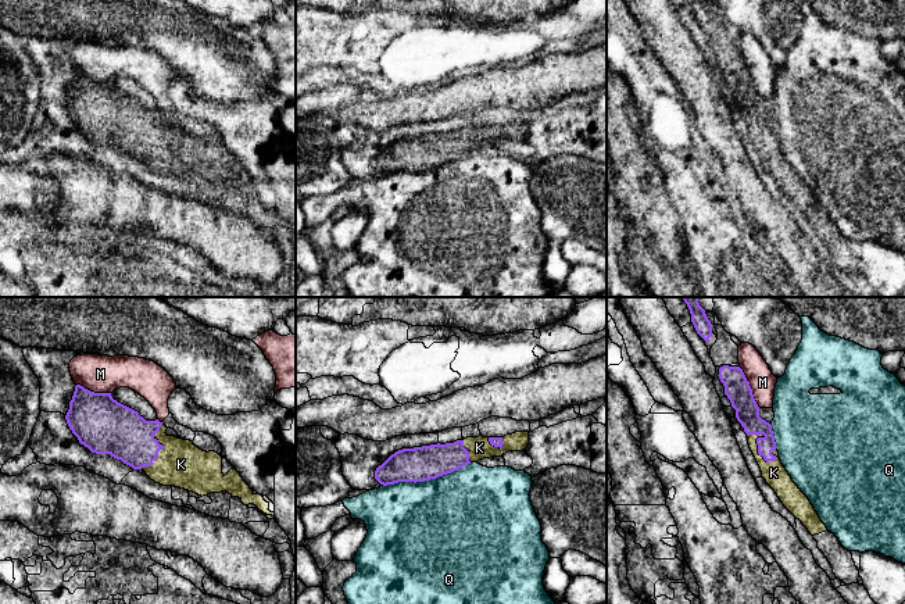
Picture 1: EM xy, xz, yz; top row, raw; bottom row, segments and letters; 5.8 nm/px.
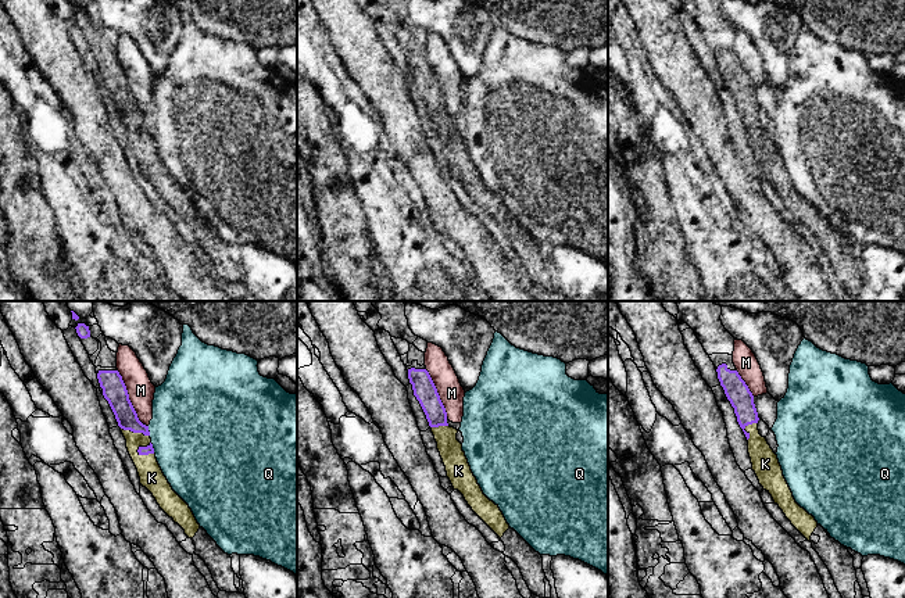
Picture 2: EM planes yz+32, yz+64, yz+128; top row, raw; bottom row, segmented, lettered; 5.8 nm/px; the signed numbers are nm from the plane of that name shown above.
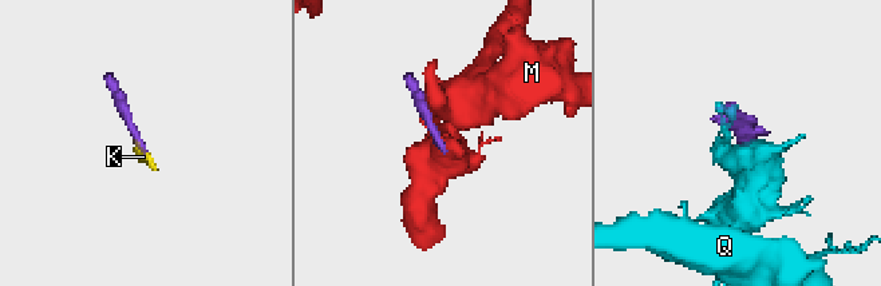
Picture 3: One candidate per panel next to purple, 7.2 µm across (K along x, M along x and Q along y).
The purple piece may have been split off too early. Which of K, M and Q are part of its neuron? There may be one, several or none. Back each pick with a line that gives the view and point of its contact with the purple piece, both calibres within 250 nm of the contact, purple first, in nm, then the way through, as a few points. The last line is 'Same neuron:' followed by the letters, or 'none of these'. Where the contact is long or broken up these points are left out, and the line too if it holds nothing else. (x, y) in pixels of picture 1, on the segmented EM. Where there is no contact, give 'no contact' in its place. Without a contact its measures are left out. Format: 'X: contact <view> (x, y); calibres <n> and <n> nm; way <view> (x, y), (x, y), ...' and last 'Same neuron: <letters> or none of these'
K: contact yz (758, 449); calibres 140 and 140 nm
Same neuron: K

